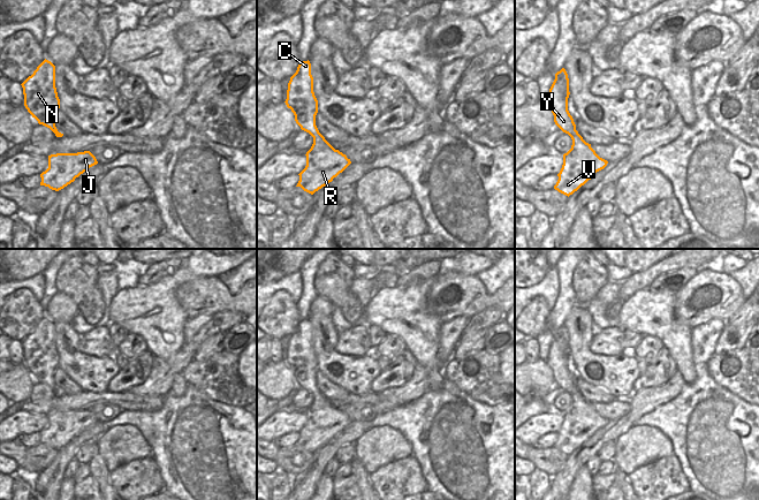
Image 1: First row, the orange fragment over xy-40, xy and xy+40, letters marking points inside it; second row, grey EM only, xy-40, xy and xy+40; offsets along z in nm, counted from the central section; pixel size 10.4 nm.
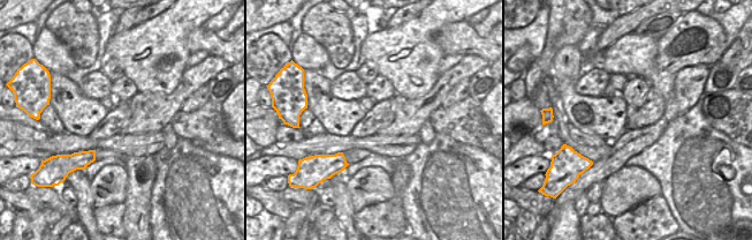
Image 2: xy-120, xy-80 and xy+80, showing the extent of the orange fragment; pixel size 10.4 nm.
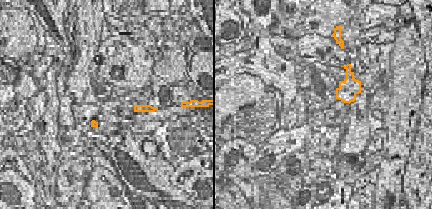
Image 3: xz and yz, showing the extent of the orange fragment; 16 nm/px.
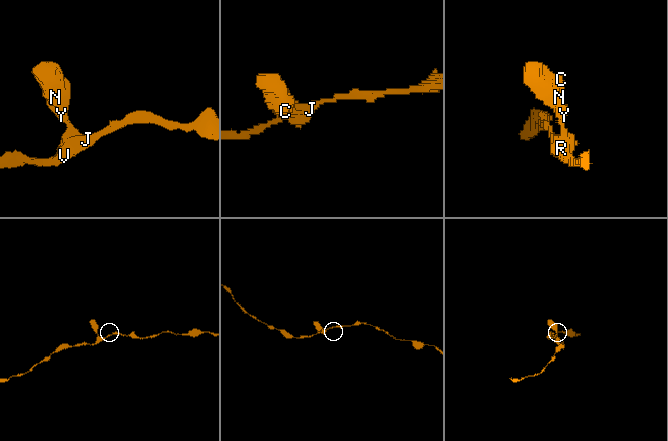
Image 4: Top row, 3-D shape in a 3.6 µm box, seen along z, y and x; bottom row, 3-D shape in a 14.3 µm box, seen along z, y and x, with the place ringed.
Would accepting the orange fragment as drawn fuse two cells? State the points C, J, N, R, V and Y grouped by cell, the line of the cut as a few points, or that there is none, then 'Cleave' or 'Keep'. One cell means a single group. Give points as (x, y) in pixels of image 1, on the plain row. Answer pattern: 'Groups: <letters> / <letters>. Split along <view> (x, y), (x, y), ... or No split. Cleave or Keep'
Groups: C J N R V Y. No split. Keep

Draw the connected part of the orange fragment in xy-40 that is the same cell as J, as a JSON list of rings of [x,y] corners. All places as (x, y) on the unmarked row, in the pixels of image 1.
[[[90,409],[51,412],[48,426],[40,432],[40,444],[59,449],[97,422],[96,415]]]

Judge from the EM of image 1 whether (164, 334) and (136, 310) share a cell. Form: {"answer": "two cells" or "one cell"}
{"answer": "one cell"}

